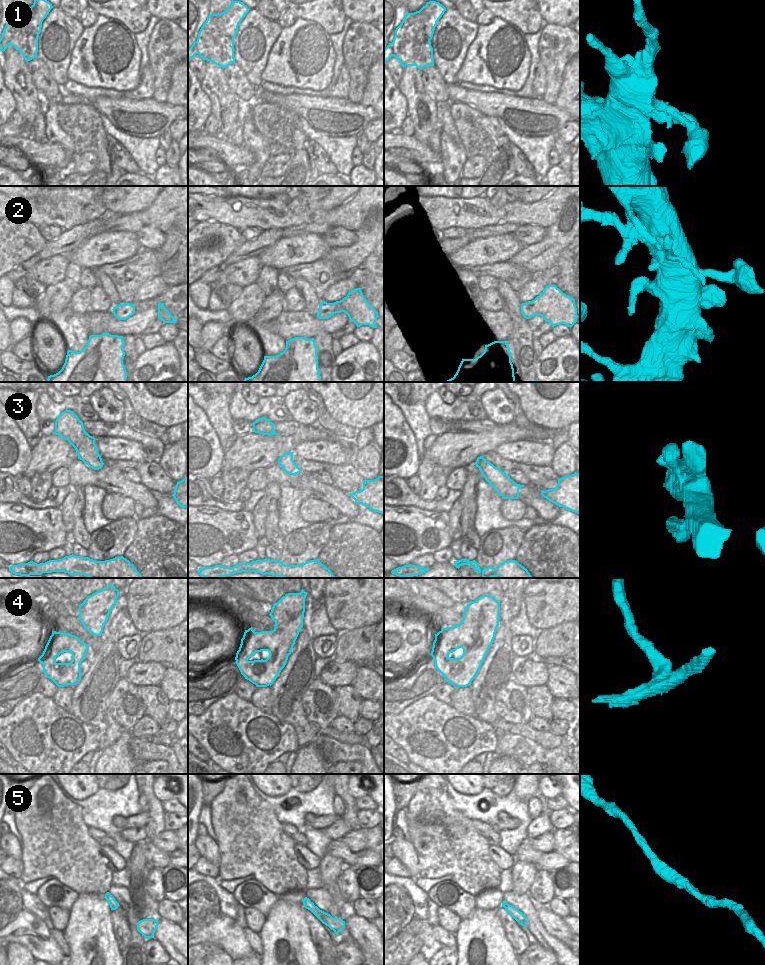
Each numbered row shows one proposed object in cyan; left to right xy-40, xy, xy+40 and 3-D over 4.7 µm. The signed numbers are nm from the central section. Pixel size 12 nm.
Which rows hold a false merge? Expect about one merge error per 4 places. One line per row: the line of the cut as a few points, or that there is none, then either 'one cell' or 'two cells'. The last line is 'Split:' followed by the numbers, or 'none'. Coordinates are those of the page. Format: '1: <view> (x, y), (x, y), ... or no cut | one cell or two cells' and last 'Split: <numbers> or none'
1: xy+40 (419, 10), (422, 16), (419, 30), (427, 35), (429, 41) | two cells
2: no cut | one cell
3: no cut | one cell
4: no cut | one cell
5: no cut | one cell
Split: 1

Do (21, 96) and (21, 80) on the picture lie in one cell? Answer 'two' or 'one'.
two

